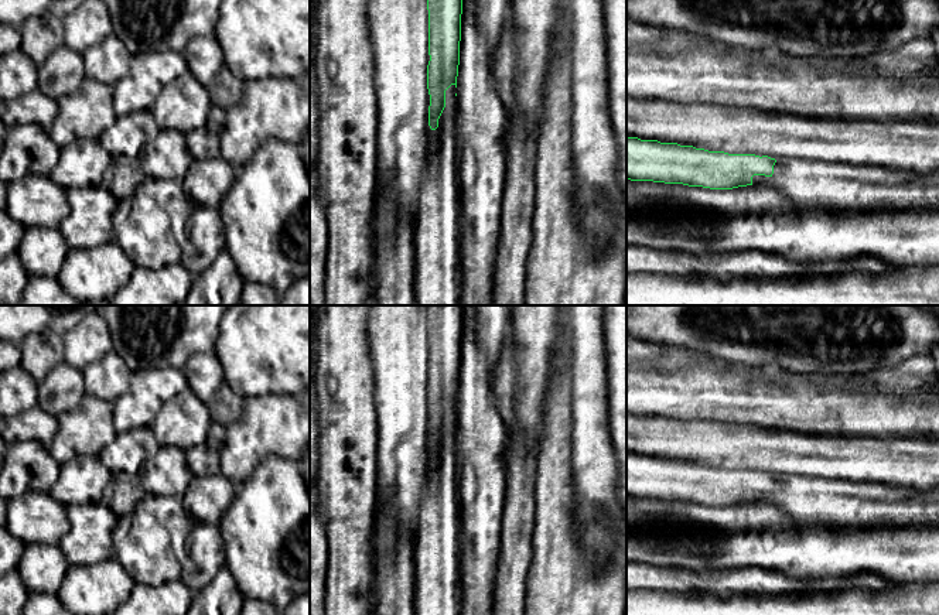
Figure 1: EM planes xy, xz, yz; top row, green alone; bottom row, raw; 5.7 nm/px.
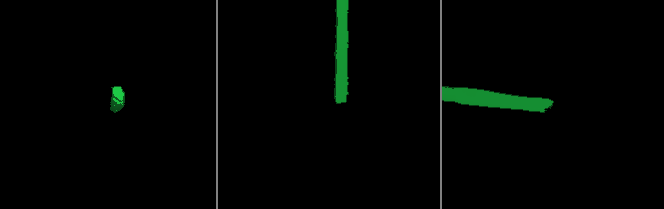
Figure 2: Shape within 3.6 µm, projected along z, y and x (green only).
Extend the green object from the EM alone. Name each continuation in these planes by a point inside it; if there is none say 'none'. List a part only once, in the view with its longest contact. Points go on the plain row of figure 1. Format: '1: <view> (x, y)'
1: yz (809, 501)

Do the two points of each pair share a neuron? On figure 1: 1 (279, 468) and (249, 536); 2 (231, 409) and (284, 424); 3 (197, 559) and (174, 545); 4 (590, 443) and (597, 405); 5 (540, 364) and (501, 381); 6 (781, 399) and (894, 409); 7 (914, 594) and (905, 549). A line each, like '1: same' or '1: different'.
1: same
2: different
3: different
4: same
5: different
6: same
7: different

